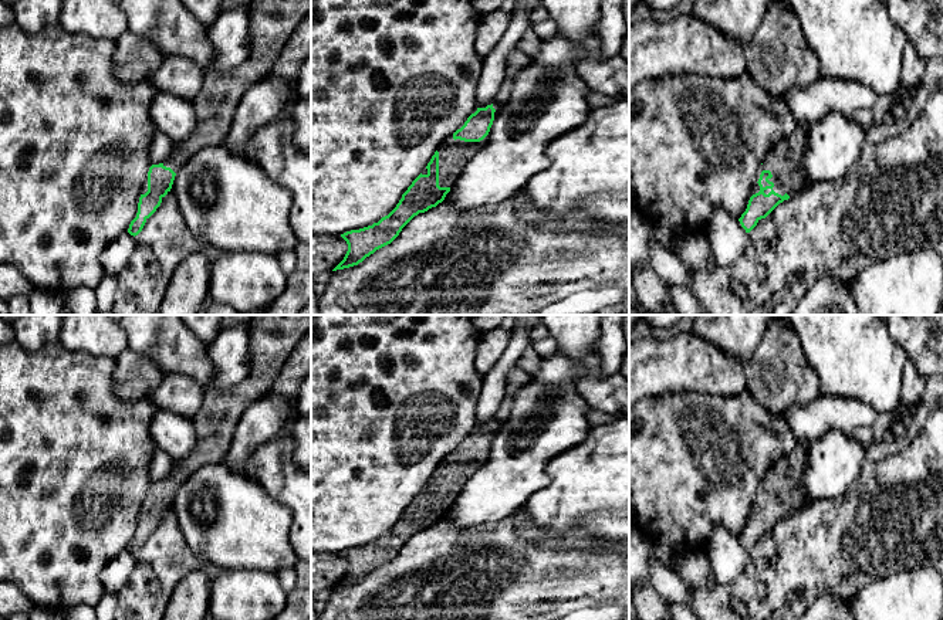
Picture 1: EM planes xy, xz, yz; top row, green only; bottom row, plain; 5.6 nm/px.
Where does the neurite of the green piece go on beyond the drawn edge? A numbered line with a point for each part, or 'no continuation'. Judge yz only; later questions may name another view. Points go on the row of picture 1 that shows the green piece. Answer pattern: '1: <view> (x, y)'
1: yz (784, 161)

